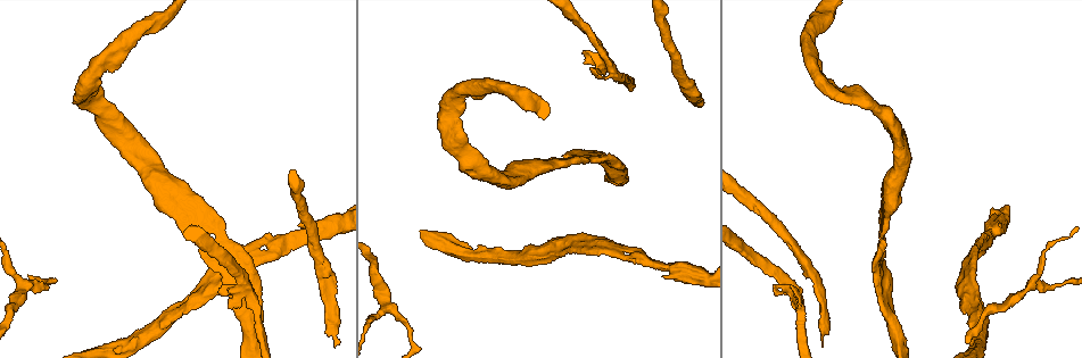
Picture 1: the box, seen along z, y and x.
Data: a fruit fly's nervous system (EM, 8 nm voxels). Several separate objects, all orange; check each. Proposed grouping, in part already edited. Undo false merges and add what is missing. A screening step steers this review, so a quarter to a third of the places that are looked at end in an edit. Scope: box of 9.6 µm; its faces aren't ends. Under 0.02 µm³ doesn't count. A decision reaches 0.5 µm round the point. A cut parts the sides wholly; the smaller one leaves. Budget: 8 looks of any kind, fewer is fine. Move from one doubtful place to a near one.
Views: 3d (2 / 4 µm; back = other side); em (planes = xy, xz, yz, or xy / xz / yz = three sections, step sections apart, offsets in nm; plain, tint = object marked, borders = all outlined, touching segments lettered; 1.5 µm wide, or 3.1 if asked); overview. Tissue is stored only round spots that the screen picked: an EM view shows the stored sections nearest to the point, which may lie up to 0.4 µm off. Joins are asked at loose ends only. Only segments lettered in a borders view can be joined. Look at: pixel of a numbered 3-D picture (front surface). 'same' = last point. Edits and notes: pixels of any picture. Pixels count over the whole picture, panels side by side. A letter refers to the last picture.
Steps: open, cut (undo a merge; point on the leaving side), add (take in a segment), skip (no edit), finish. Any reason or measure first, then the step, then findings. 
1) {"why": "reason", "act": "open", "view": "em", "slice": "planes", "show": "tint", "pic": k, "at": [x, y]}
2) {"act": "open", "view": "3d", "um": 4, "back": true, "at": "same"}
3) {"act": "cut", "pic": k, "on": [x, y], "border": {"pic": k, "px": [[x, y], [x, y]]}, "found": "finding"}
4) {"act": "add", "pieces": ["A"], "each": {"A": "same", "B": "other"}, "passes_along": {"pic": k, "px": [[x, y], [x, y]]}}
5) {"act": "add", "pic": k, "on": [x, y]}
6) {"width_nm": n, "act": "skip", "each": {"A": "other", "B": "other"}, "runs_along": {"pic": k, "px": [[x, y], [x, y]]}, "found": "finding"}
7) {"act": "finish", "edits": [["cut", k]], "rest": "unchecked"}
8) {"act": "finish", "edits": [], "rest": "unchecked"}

{"why": "closes a loop", "act": "open", "view": "em", "slice": "planes", "show": "borders", "pic": 1, "at": [973, 258]}

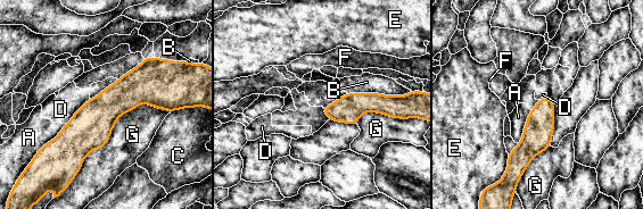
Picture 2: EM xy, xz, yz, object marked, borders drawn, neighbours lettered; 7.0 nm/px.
{"width_nm": 90, "act": "skip", "each": {"A": "other", "B": "other", "C": "other", "D": "other", "E": "other", "F": "other", "G": "other"}, "runs_along": {"pic": 2, "px": [[172, 100], [121, 97], [49, 145]]}, "found": "one neuron here"}

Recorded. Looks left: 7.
{"why": "long arm stops here", "act": "open", "view": "em", "slice": "xz", "step": 4, "show": "tint", "pic": 1, "at": [335, 343]}

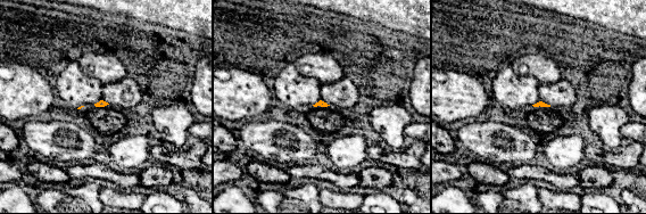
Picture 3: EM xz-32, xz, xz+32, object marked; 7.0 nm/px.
{"why": "another direction", "act": "open", "view": "em", "slice": "planes", "show": "borders", "at": "same"}

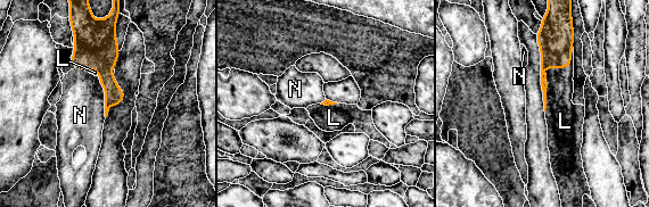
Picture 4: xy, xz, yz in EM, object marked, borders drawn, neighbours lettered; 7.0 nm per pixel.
{"act": "add", "pic": 4, "on": [560, 85], "each": {"L": "same", "N": "other"}, "passes_along": {"pic": 4, "px": [[556, 39], [547, 67], [560, 85]]}, "found": "the neuron continues"}

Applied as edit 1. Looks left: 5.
{"act": "open", "view": "overview"}

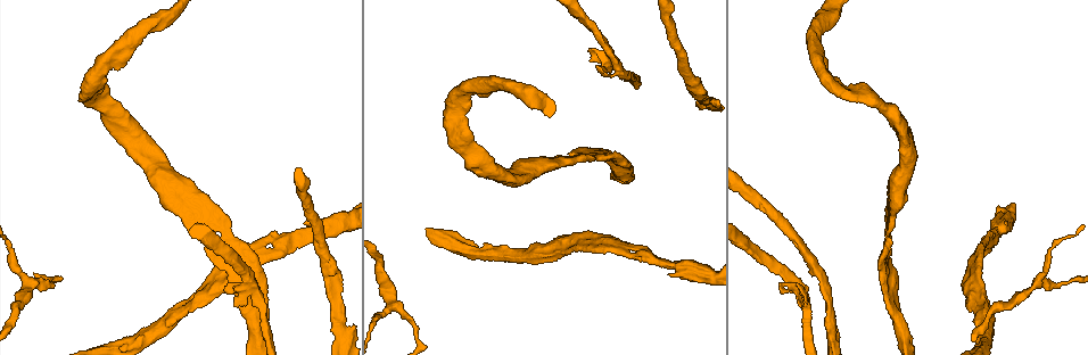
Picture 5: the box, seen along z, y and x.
{"why": "free end", "act": "open", "view": "em", "slice": "xz", "step": 8, "show": "borders", "pic": 5, "at": [242, 304]}

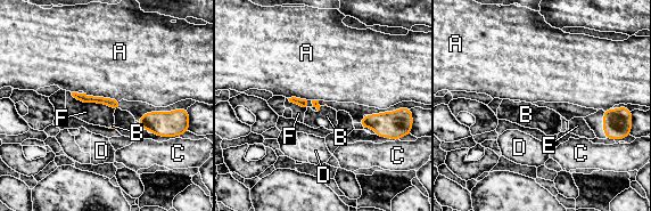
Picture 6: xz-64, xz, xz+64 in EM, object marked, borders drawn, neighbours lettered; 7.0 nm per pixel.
{"act": "skip", "each": {"A": "other", "B": "other", "C": "other", "D": "other", "E": "other", "F": "other"}, "border": {"pic": 6, "px": [[71, 92], [114, 112]]}, "found": "no lettered segment goes on from it"}

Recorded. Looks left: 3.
{"act": "finish", "edits": [["add", 4]], "rest": "unchecked"}

